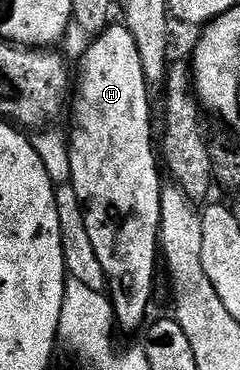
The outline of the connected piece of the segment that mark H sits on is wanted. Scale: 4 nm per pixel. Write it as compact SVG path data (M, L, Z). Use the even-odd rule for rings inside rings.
M108 25L107 28L102 31L100 35L94 36L90 40L88 45L88 51L84 53L83 59L80 59L77 63L77 68L79 68L79 75L77 71L77 86L73 91L73 107L75 103L75 112L71 115L71 131L69 130L69 165L71 166L71 178L69 180L69 185L72 189L77 193L77 197L81 201L81 205L83 206L83 212L85 213L85 229L89 229L89 238L93 240L93 249L97 253L97 258L101 261L101 269L105 269L105 273L107 274L107 285L109 288L109 298L111 300L112 307L115 308L115 317L120 328L123 327L127 331L135 331L139 326L143 323L143 318L147 315L147 310L151 307L151 294L155 291L155 262L160 262L161 259L161 248L159 245L159 222L161 221L161 193L163 192L164 184L162 182L159 183L159 167L161 171L161 163L155 160L155 153L157 157L157 143L151 140L151 95L147 90L149 90L149 84L147 82L147 78L145 77L145 69L141 69L141 54L138 52L137 42L133 39L133 34L129 31L129 29L124 25Z

